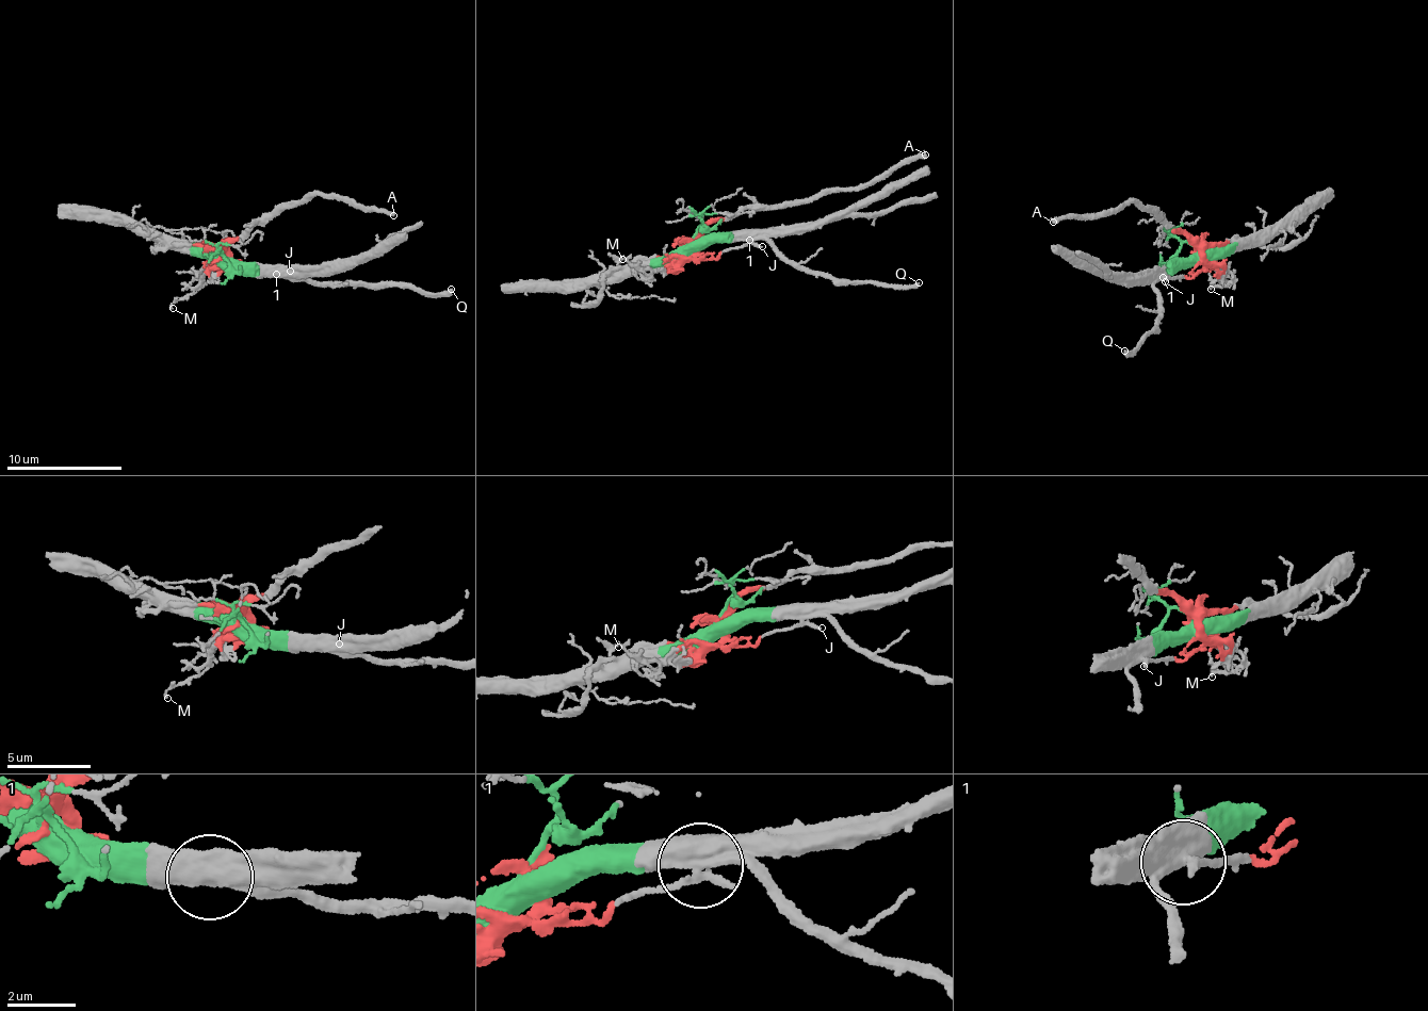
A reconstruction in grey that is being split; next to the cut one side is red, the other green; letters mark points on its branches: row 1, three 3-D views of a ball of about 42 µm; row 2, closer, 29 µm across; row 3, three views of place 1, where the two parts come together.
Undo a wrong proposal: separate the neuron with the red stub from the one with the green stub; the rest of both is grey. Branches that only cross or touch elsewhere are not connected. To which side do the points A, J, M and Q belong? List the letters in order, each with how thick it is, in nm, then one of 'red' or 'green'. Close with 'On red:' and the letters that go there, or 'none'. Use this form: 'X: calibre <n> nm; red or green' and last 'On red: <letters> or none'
A: calibre 280 nm; red
J: calibre 200 nm; red
M: calibre 160 nm; red
Q: calibre 280 nm; green
On red: A, J, M

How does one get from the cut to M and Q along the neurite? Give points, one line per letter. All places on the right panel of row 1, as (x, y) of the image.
M: (1197, 251), (1201, 251), (1221, 280), (1210, 290)
Q: (1197, 255), (1152, 287), (1158, 302), (1157, 322), (1129, 356), (1123, 351)

